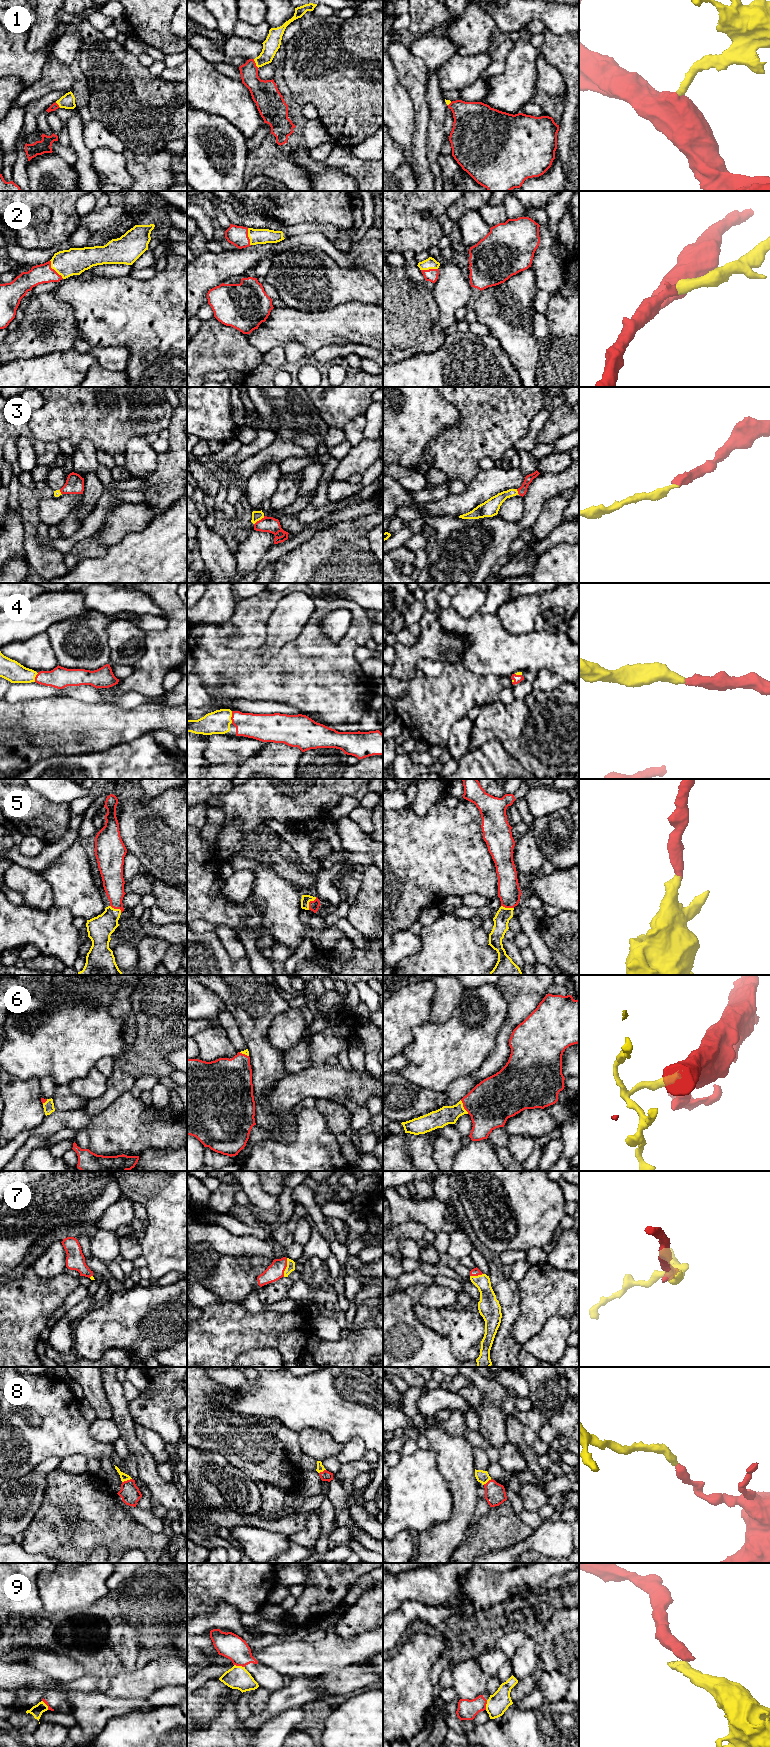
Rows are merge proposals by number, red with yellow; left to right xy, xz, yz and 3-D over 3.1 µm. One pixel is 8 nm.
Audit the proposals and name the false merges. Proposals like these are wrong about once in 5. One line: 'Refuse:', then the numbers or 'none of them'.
Refuse: 9

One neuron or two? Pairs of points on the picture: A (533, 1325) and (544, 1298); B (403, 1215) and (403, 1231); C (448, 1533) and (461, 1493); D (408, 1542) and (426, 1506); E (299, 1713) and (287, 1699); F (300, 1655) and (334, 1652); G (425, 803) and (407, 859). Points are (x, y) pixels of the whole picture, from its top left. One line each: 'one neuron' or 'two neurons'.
A: one neuron
B: two neurons
C: one neuron
D: two neurons
E: two neurons
F: one neuron
G: two neurons

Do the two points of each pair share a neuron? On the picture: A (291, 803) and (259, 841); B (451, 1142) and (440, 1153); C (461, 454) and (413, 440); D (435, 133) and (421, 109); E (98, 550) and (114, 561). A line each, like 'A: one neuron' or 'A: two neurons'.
A: two neurons
B: one neuron
C: two neurons
D: two neurons
E: two neurons

